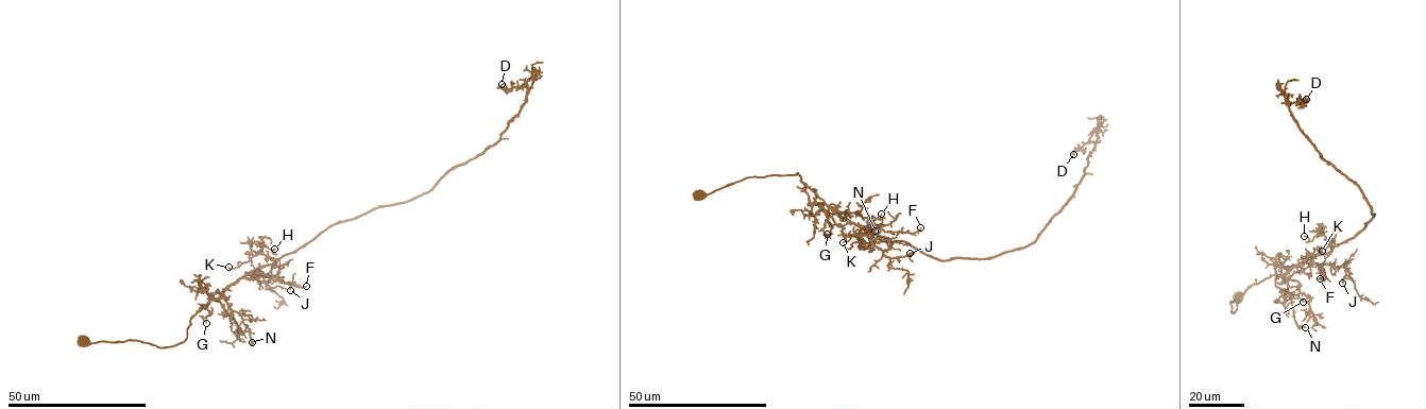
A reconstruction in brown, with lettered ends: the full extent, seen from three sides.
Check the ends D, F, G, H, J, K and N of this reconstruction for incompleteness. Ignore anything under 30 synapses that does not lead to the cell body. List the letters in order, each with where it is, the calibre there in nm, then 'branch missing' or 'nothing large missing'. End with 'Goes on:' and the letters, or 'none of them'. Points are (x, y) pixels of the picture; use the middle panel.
D: at (1073, 154); 110 nm thick; nothing large missing
F: at (920, 227); 130 nm thick; nothing large missing
G: at (827, 234); 90 nm thick; nothing large missing
H: at (881, 214); 120 nm thick; nothing large missing
J: at (910, 253); 170 nm thick; nothing large missing
K: at (843, 242); 150 nm thick; nothing large missing
N: at (875, 231); 180 nm thick; nothing large missing
Goes on: none of them

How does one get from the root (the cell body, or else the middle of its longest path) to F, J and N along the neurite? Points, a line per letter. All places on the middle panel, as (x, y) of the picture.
F: (699, 194), (750, 176), (797, 173), (834, 211), (851, 222), (887, 232), (913, 233), (920, 227)
J: (699, 194), (750, 176), (797, 173), (834, 211), (861, 224), (886, 256), (910, 253)
N: (699, 194), (705, 197), (750, 176), (797, 173), (827, 205), (841, 212), (868, 218), (875, 224), (875, 231)

